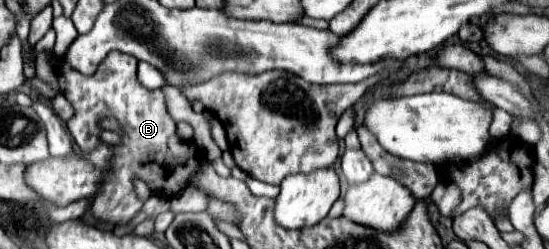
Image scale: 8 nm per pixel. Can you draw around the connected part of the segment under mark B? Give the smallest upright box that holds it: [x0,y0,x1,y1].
[56,52,202,226]

